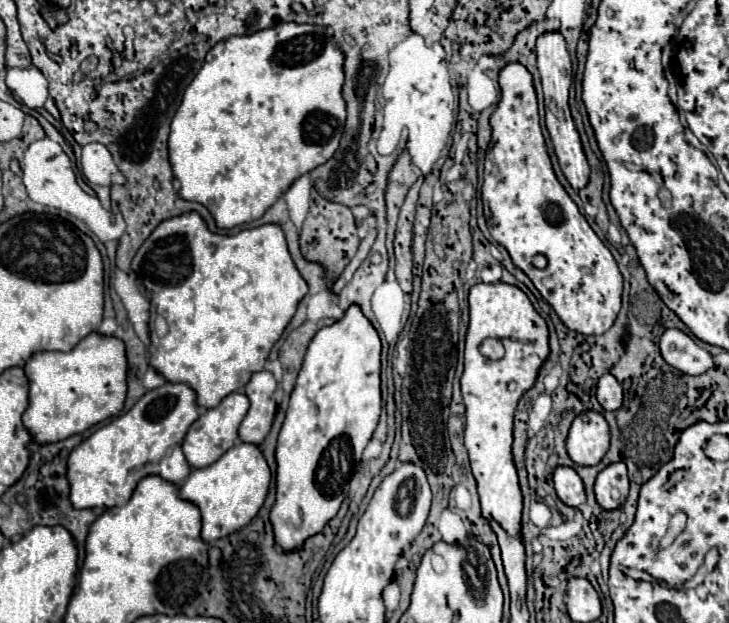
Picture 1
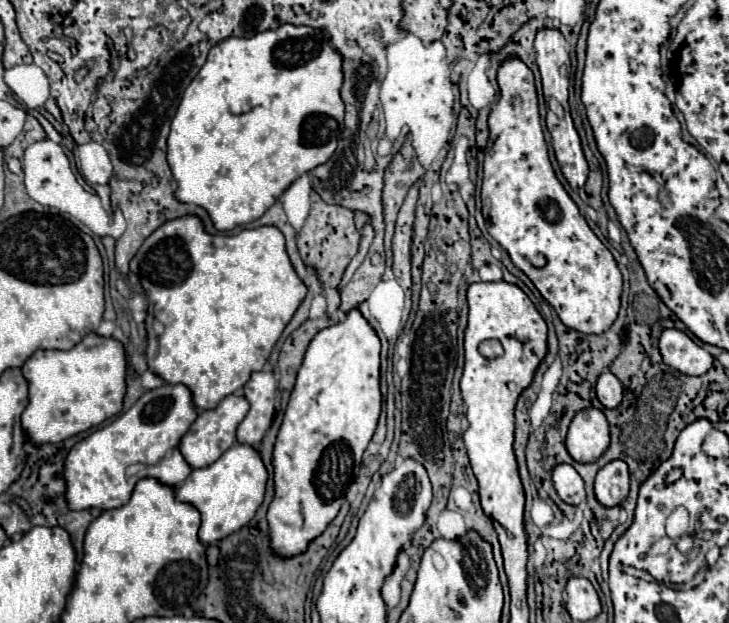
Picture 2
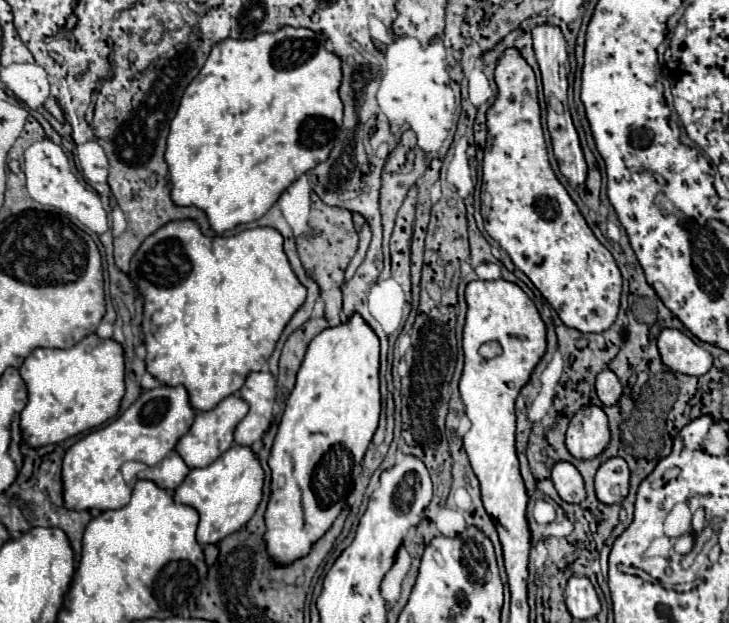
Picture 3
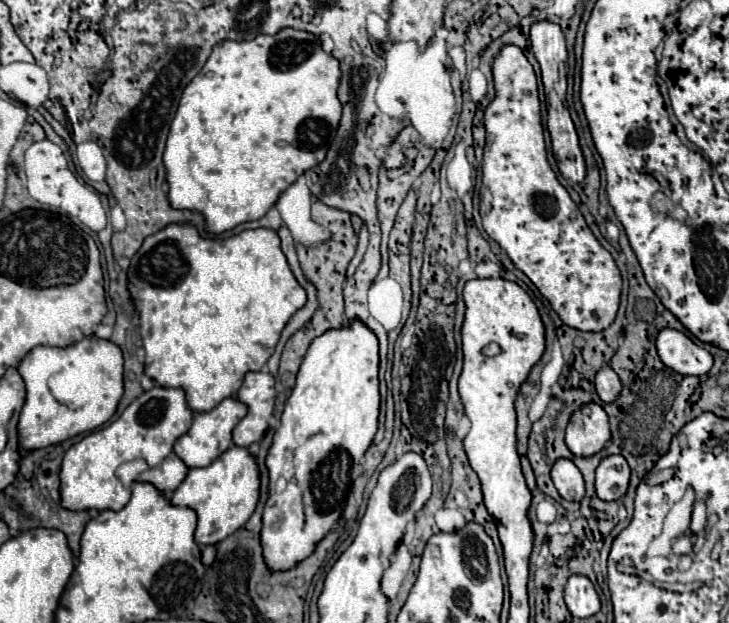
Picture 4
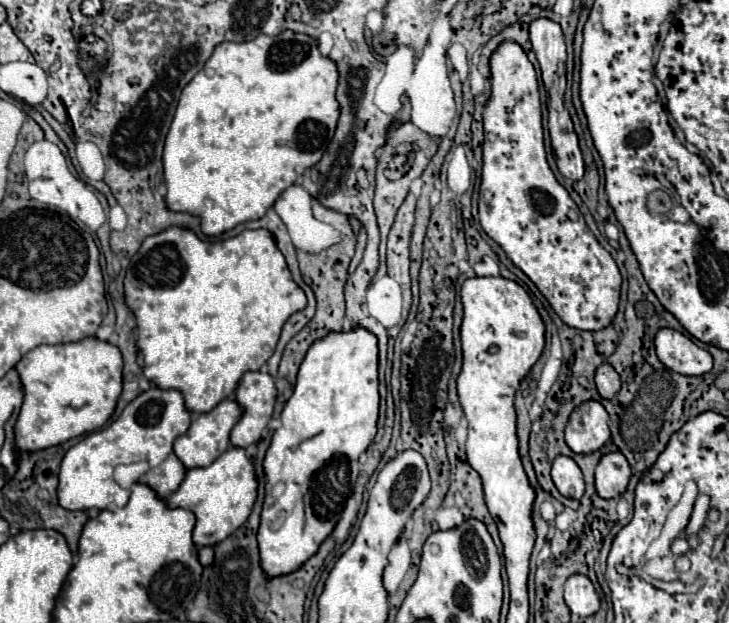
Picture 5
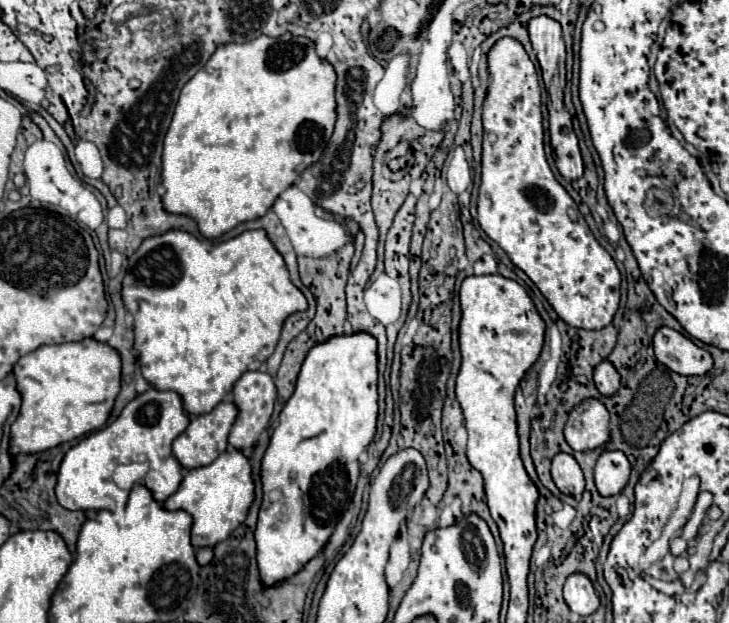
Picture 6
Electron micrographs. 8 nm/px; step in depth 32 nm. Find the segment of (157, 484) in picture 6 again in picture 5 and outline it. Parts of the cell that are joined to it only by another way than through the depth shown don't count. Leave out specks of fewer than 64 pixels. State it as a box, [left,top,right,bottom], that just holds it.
[58,386,190,510]

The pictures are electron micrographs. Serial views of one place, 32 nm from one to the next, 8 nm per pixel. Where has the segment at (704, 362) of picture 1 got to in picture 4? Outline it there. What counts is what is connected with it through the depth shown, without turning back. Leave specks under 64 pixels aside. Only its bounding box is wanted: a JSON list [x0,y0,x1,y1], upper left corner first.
[656,328,712,376]

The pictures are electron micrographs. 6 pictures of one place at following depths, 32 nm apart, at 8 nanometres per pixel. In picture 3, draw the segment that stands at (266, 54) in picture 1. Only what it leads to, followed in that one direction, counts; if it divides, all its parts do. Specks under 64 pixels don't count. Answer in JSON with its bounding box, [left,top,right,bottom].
[166,26,344,232]

